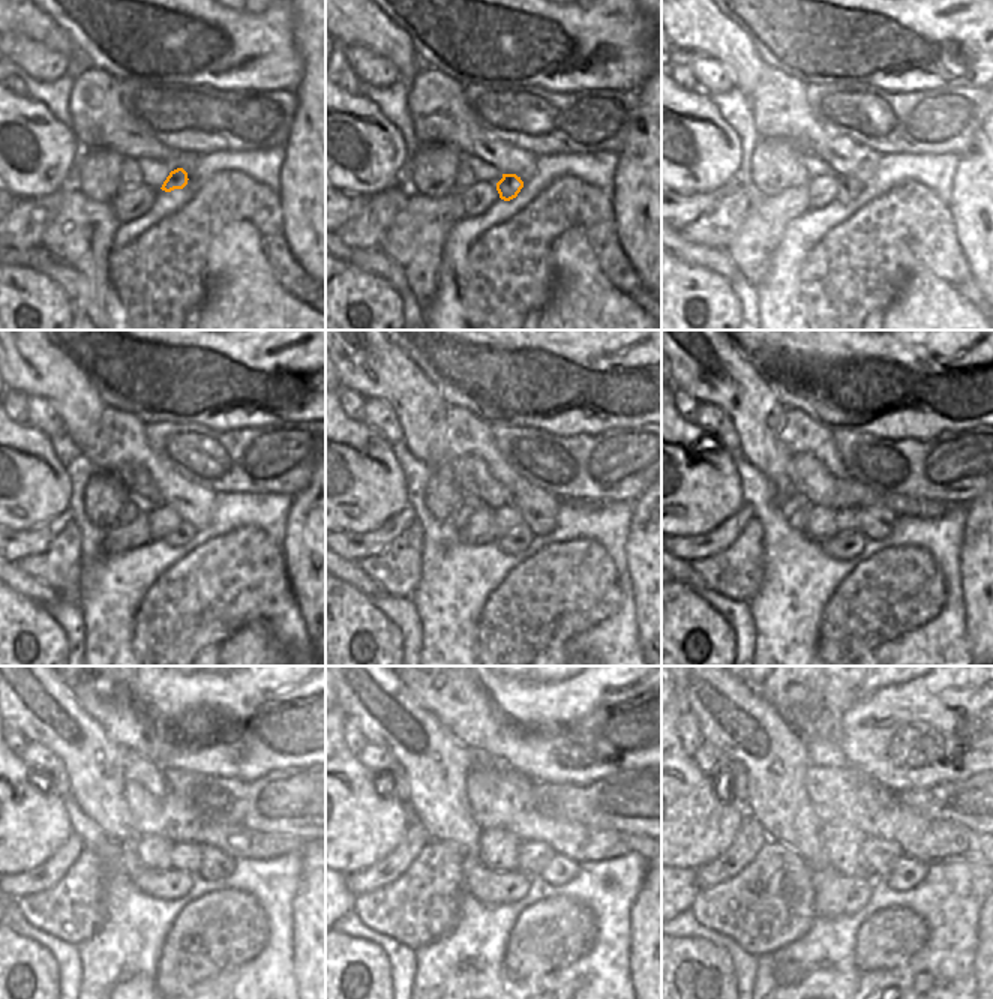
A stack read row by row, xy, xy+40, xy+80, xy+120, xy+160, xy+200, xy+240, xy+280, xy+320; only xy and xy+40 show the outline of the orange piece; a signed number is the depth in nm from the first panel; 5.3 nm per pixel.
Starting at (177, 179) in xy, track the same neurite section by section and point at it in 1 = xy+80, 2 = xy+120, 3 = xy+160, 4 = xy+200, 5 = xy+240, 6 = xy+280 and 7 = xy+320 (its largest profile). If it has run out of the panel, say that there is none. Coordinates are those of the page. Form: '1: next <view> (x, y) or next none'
1: next xy+80 (849, 189)
2: next xy+120 (183, 533)
3: next xy+160 (516, 540)
4: next xy+200 (845, 546)
5: next xy+240 (173, 884)
6: next xy+280 (489, 887)
7: next xy+320 (836, 896)

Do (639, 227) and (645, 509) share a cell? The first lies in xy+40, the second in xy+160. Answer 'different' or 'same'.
same

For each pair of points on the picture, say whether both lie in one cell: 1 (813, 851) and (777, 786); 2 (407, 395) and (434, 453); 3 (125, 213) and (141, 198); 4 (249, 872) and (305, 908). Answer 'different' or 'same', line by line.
1: same
2: same
3: same
4: different

